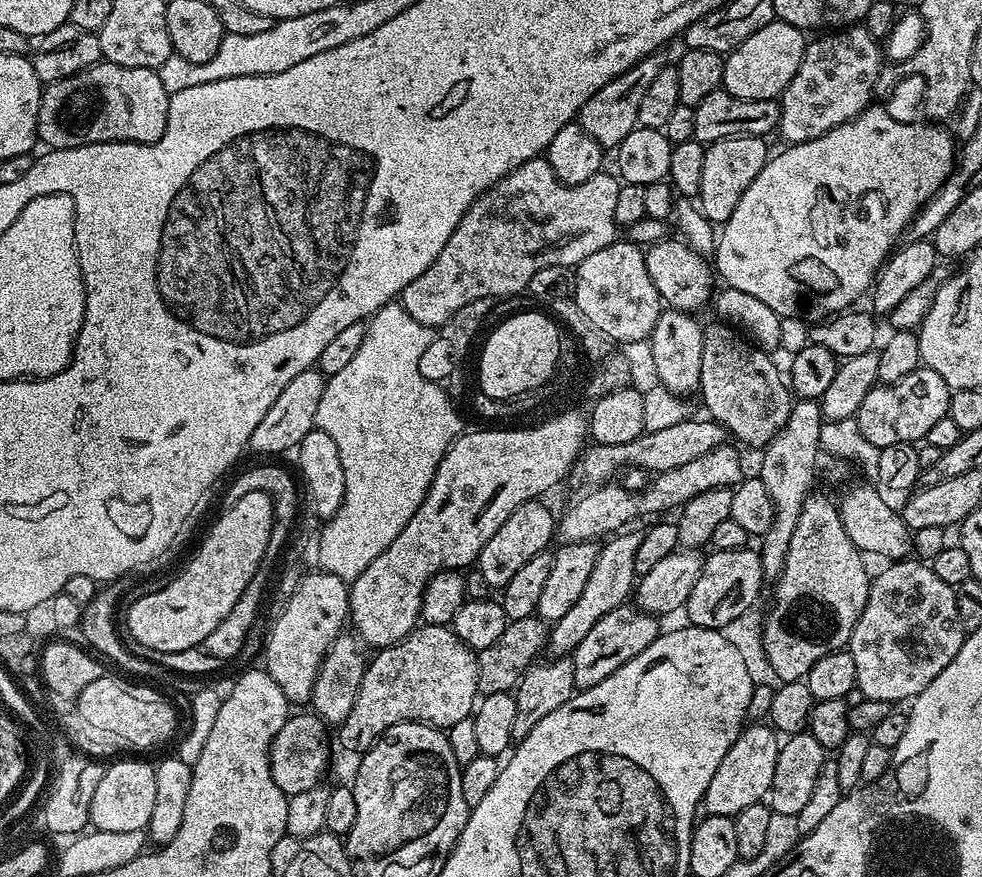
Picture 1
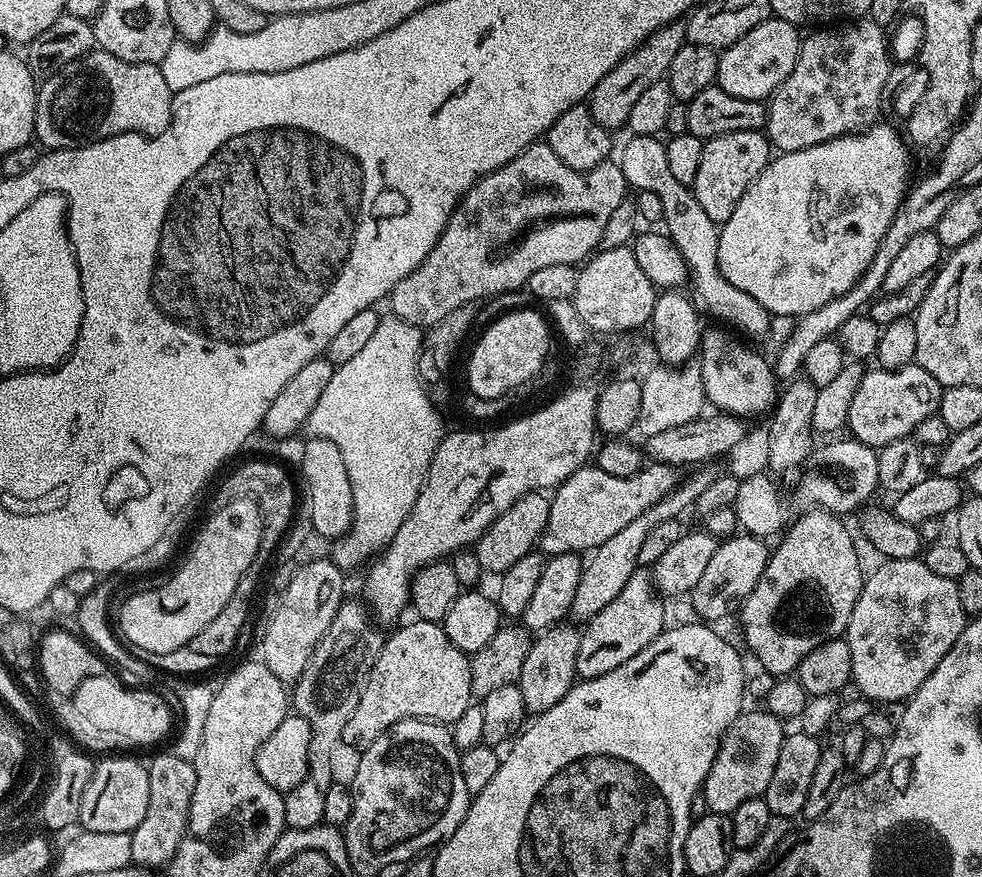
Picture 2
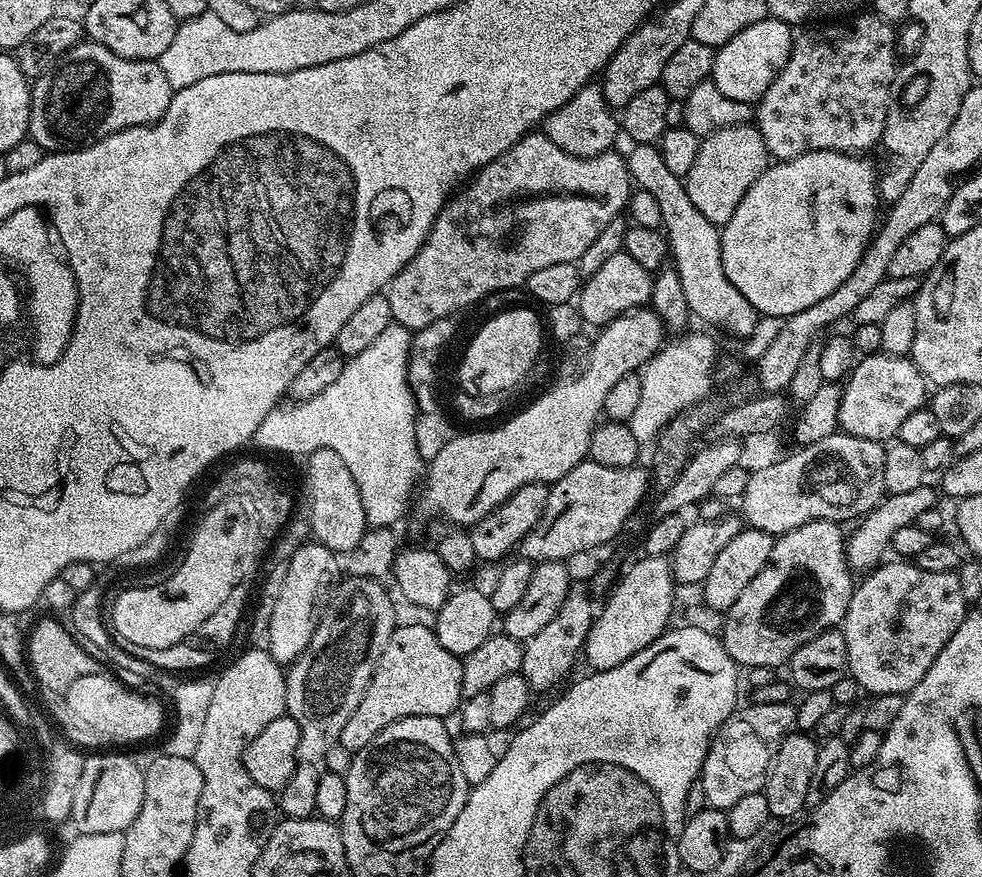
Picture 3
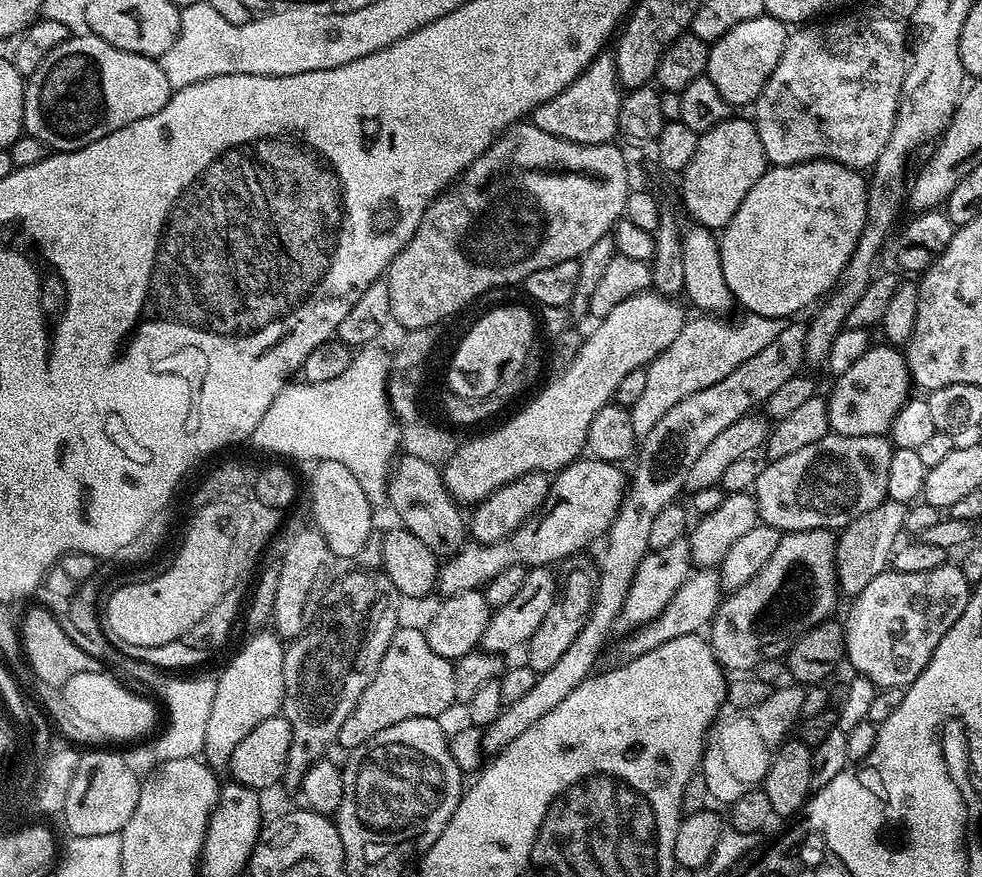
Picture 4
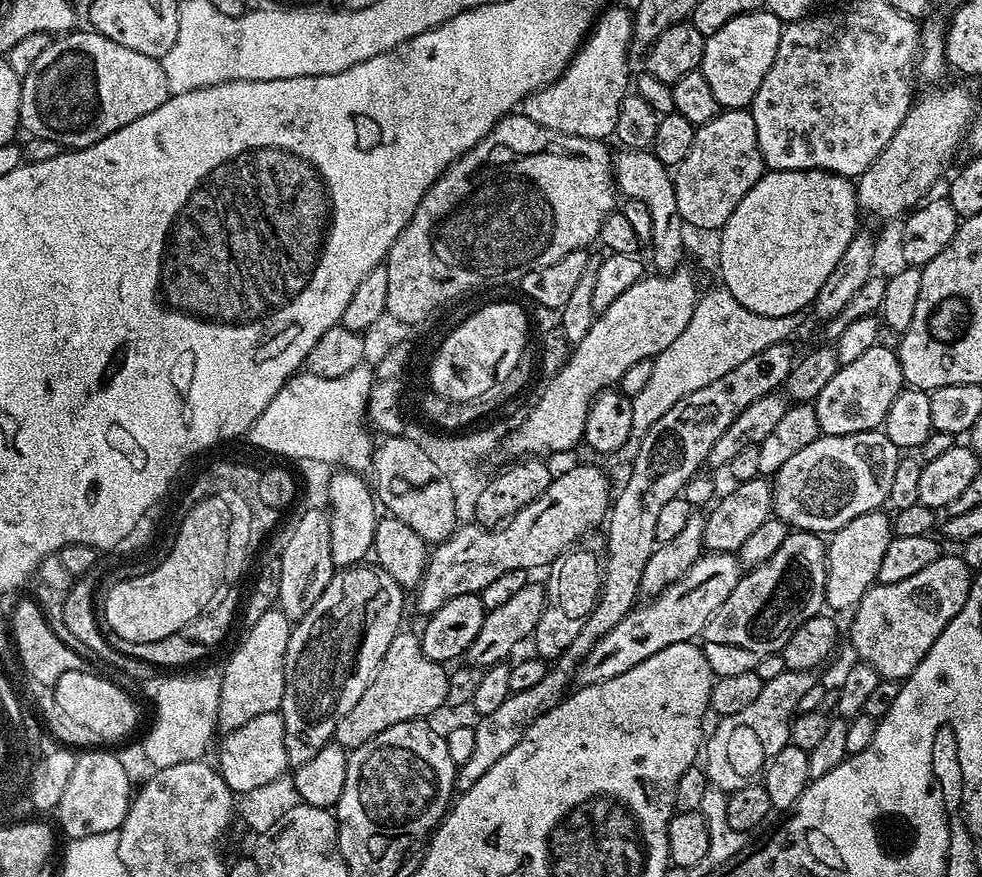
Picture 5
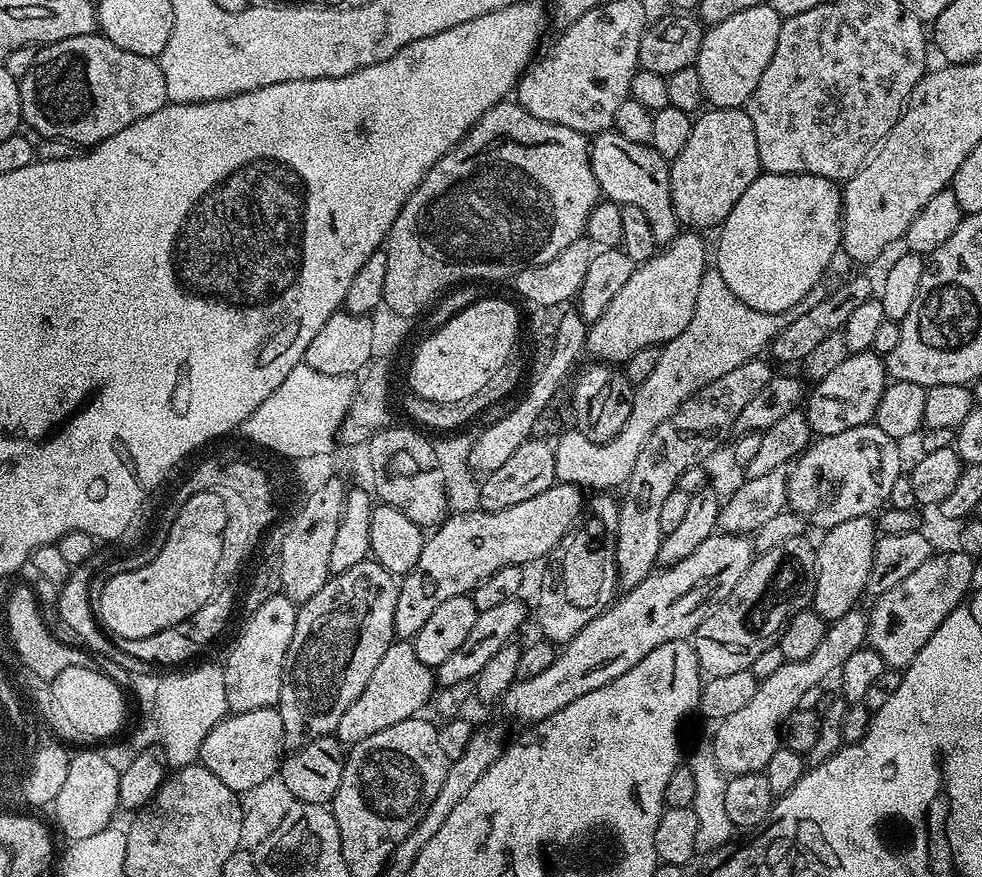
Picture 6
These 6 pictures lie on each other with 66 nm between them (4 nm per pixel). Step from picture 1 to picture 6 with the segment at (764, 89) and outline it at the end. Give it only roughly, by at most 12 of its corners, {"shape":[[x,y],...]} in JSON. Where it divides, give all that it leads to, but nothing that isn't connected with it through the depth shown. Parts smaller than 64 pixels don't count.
{"shape":[[766,2],[705,31],[694,67],[711,107],[744,108],[774,58]]}

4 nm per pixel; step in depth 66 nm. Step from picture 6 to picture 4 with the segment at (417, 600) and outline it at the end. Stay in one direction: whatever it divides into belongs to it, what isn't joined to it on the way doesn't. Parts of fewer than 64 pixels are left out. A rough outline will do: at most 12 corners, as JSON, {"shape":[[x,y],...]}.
{"shape":[[575,460],[502,542],[440,566],[441,597],[509,566],[543,568],[603,537],[624,501],[620,464]]}

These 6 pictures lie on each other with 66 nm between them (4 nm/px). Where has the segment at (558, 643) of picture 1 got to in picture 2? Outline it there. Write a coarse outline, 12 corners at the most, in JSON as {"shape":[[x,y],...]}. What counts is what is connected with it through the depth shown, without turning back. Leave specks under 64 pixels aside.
{"shape":[[713,473],[687,477],[595,548],[571,615],[591,620],[630,582],[642,541],[683,517]]}

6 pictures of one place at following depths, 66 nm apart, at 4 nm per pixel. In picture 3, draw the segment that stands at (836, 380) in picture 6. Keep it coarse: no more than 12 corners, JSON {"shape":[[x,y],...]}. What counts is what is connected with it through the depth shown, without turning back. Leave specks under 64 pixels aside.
{"shape":[[861,355],[843,381],[839,431],[888,442],[929,403],[908,356]]}

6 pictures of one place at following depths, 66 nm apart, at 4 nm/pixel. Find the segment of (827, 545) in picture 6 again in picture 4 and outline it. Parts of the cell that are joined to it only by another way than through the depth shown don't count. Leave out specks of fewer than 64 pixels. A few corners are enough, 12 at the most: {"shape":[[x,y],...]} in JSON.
{"shape":[[885,499],[839,529],[836,587],[854,598],[891,557],[905,505]]}

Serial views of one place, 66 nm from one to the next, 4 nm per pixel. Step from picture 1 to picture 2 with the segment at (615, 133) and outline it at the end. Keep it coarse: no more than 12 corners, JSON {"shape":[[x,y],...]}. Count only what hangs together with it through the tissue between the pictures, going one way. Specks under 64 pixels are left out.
{"shape":[[683,23],[646,37],[586,101],[594,122],[623,129],[638,97],[667,77]]}

